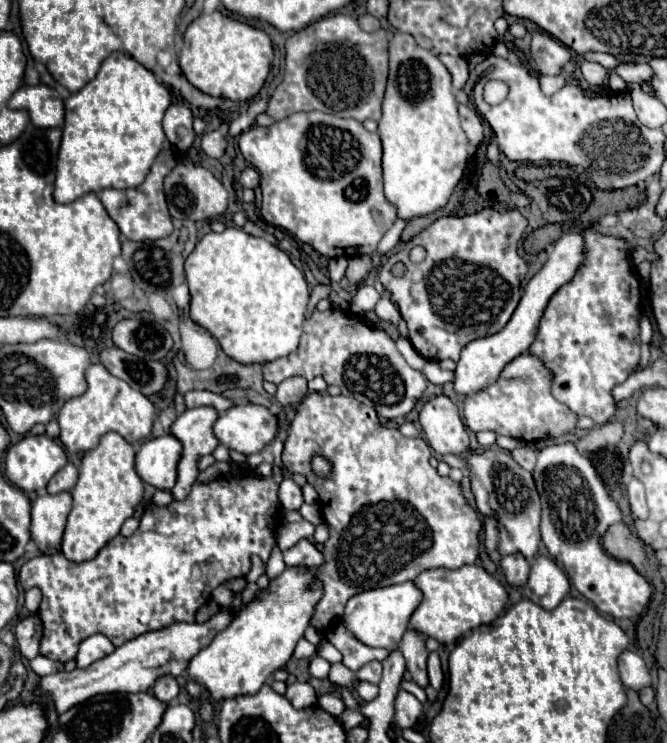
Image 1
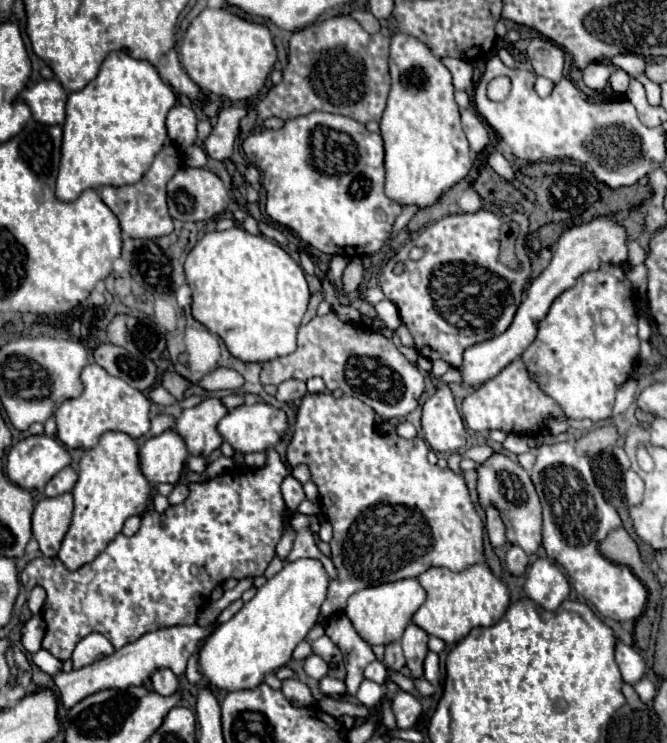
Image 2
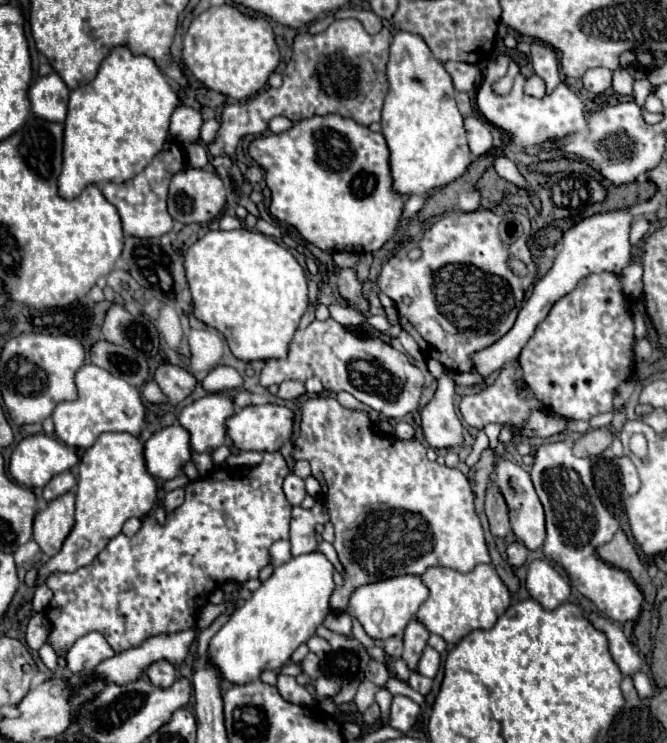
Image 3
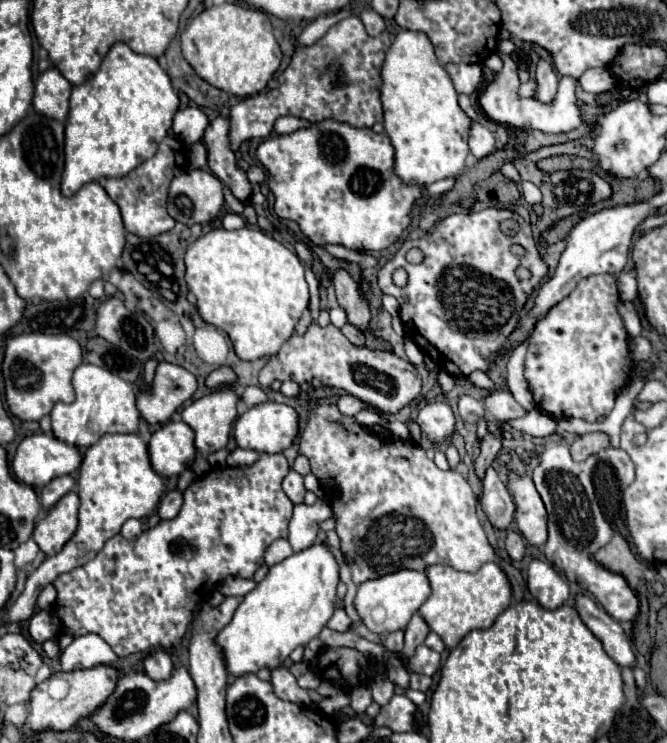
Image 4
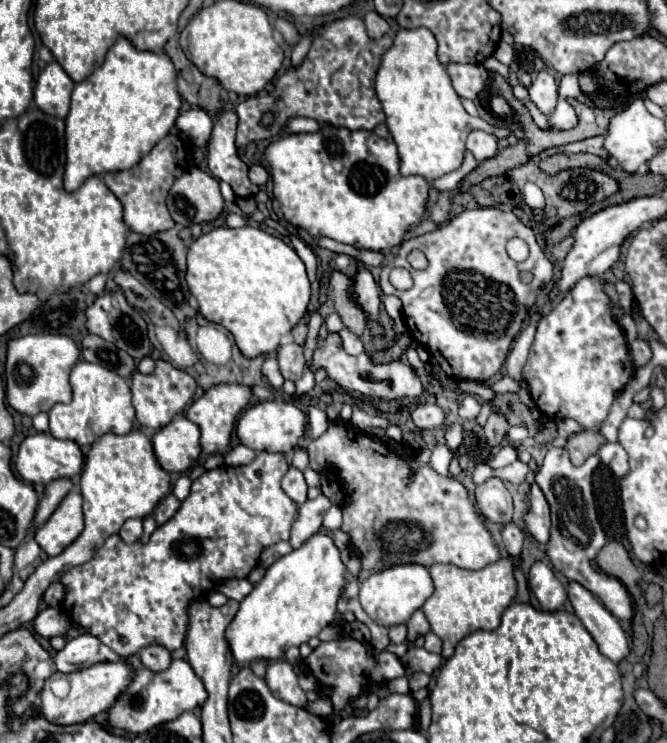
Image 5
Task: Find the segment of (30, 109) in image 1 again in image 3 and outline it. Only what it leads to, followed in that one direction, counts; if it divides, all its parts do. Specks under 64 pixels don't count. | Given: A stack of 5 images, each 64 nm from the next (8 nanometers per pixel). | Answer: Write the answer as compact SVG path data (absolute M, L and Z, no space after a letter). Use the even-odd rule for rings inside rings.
M48 74L28 90L32 112L48 122L64 122L70 90L58 74Z

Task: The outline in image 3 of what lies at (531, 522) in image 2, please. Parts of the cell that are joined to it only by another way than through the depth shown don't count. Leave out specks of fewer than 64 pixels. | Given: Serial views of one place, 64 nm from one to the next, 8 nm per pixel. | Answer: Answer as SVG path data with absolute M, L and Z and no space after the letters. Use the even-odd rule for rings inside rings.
M500 460L494 464L494 476L492 476L492 482L498 486L500 494L504 496L506 500L506 506L508 506L508 518L510 518L510 528L516 536L518 542L522 542L528 550L538 550L544 542L544 510L542 510L542 504L538 500L538 494L532 486L532 480L530 480L530 474L516 462L510 462L510 460Z

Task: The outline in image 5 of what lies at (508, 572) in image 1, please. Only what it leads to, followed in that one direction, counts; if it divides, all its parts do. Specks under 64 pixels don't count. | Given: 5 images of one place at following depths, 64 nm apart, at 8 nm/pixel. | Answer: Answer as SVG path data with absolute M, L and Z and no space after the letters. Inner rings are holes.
M510 522L510 524L504 526L502 540L504 540L504 546L506 546L506 550L508 550L510 556L520 556L522 544L524 544L524 534L522 534L522 530L514 522Z

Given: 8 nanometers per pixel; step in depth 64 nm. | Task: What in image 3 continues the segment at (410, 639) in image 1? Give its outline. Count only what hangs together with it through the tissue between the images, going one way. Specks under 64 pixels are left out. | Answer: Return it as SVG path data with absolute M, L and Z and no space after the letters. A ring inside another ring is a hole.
M412 618L404 630L404 662L408 664L410 670L416 670L418 668L418 660L426 648L426 642L428 642L428 630L416 620Z

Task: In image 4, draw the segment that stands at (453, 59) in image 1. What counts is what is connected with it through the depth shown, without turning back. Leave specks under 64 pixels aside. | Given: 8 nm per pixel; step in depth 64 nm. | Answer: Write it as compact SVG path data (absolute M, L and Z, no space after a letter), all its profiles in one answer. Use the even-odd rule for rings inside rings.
M446 64L446 72L450 74L456 92L474 94L482 84L482 70L478 64Z

